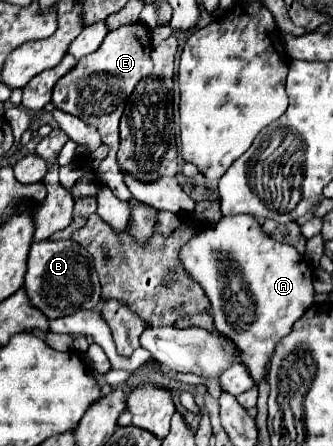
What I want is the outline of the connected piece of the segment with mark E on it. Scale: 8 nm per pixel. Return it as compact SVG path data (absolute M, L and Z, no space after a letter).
M141 22L117 28L105 36L103 44L97 48L95 54L89 54L83 60L79 60L77 66L71 72L67 72L67 76L63 76L59 84L55 84L53 88L55 108L81 118L83 122L95 126L101 132L103 144L109 146L109 154L100 163L99 174L107 182L107 186L113 188L115 196L127 202L133 196L123 182L123 174L119 172L116 159L119 149L119 118L135 84L143 76L147 76L147 72L151 72L151 48L153 46L149 32Z

